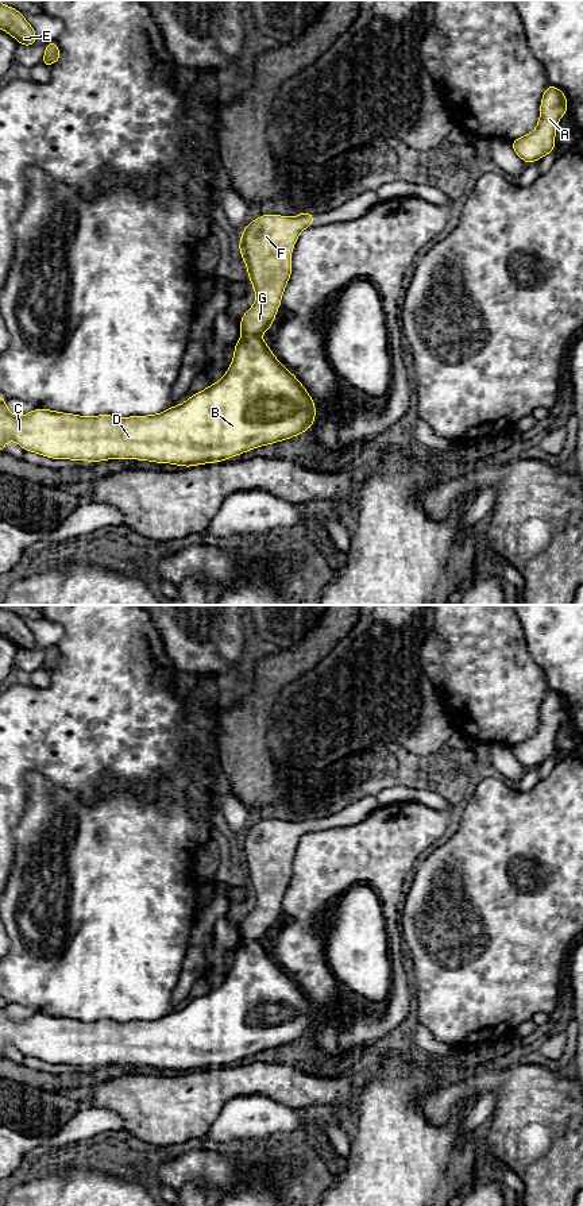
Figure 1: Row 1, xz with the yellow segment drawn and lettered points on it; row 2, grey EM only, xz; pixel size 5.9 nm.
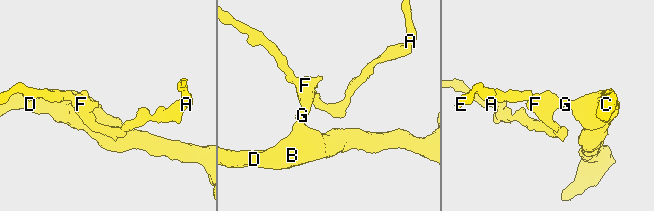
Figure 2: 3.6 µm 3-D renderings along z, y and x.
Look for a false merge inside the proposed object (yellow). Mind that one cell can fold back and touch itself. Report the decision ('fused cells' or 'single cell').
fused cells

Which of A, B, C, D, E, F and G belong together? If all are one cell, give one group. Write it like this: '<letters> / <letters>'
A E F G / B C D

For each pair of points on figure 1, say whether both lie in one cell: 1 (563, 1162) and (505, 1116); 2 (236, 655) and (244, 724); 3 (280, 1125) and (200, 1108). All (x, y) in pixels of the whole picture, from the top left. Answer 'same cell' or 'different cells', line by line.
1: same cell
2: different cells
3: different cells

